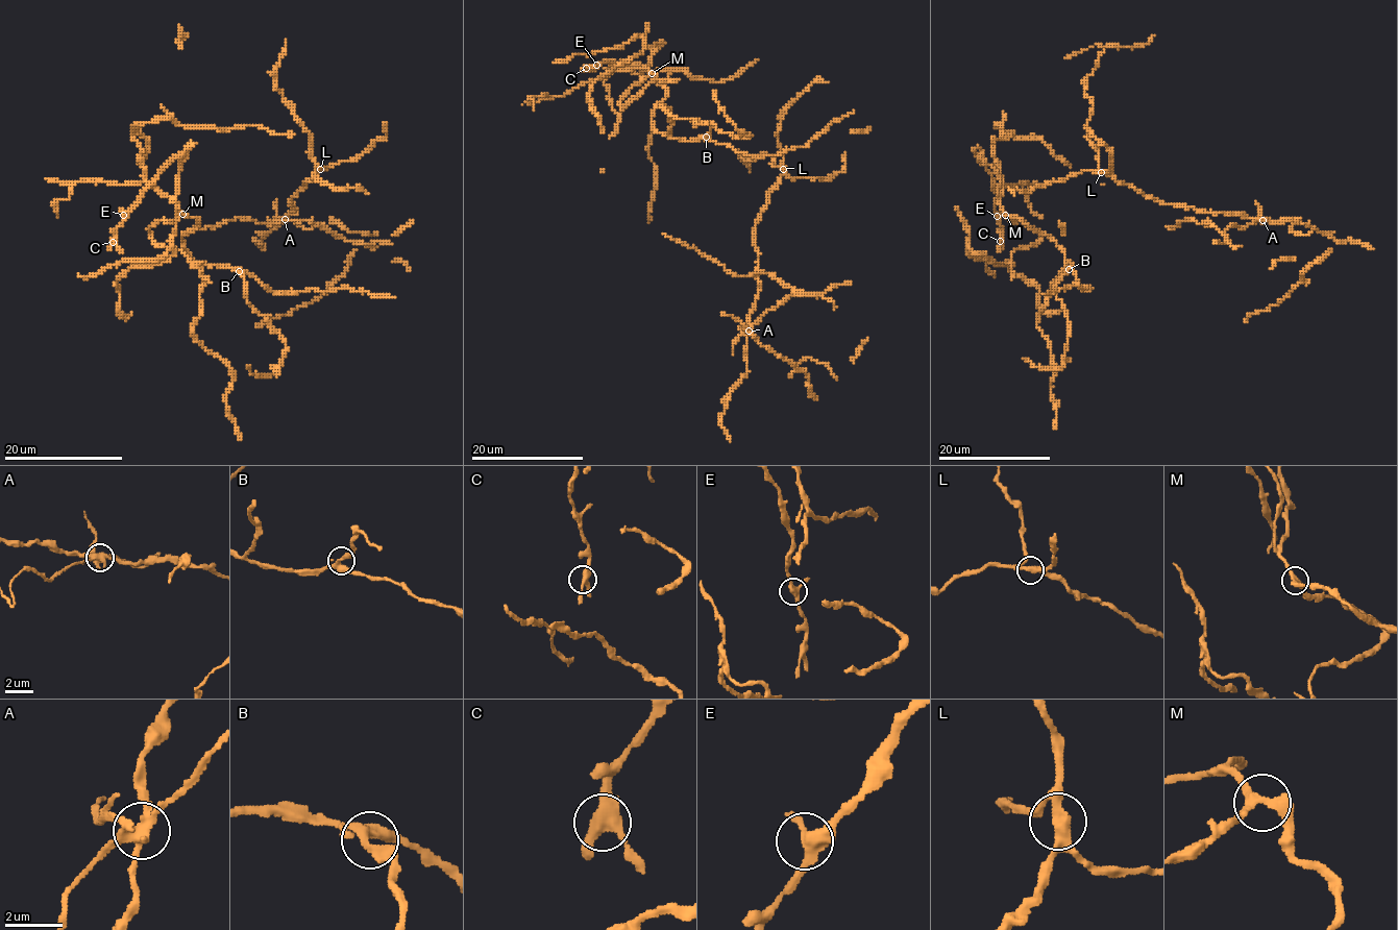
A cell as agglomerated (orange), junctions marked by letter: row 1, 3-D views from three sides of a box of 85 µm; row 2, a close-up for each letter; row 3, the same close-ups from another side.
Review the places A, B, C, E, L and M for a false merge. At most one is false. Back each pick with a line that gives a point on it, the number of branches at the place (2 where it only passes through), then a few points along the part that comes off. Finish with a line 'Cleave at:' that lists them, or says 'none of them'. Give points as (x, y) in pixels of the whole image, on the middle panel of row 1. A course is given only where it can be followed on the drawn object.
A: (749, 331) | 5 | (749, 329), (767, 312), (793, 293), (803, 293), (764, 272), (738, 276), (731, 274), (695, 248), (662, 234)
Cleave at: A

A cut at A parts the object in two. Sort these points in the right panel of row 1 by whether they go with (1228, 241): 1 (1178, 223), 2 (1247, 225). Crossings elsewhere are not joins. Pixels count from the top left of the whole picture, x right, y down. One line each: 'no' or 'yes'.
1: yes
2: yes

